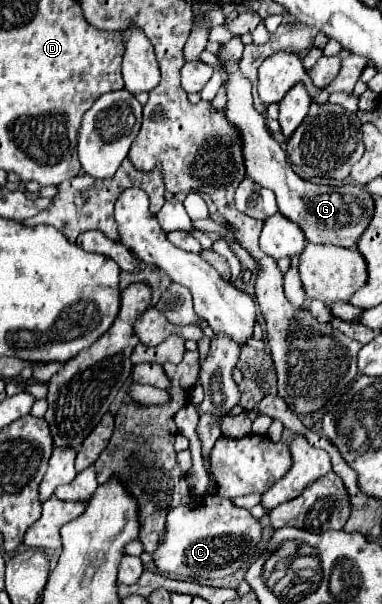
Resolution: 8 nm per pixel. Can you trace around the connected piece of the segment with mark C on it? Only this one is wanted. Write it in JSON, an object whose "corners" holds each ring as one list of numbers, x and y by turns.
{"corners":[[208,493,192,499,190,505,180,505,168,513,166,535,152,557,156,567,168,575,218,579,250,565,250,561,258,557,256,545,260,539,262,527,248,509,236,507,232,501,222,499,216,493]]}

